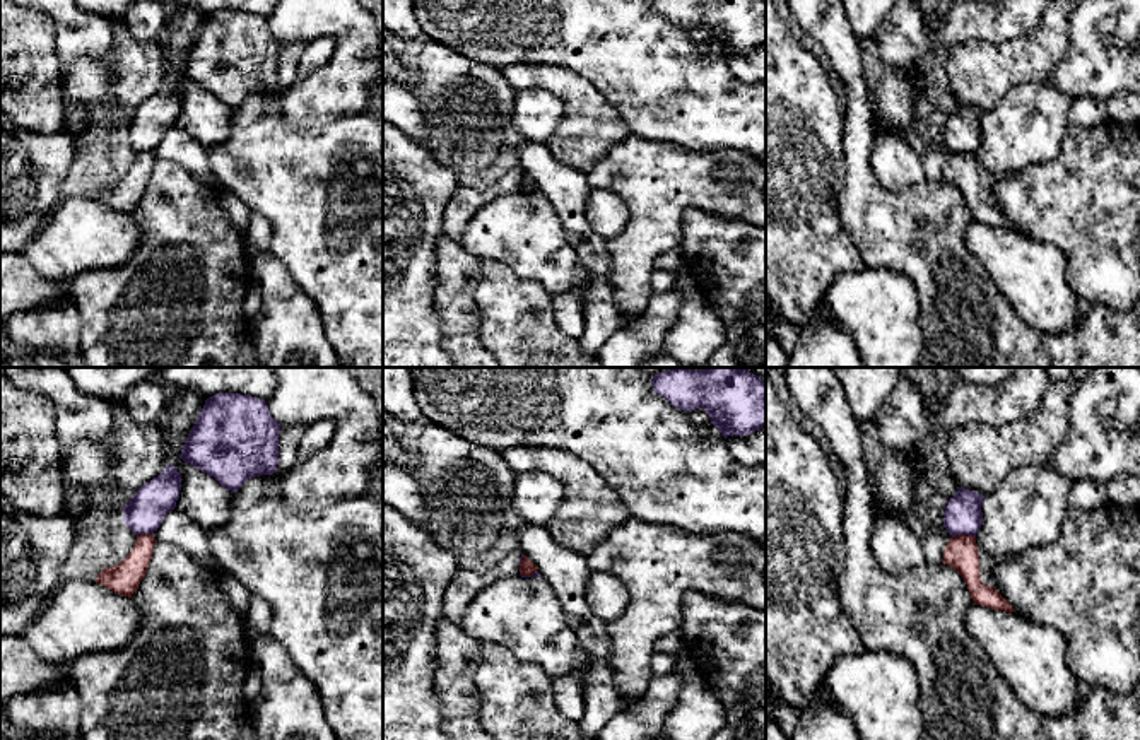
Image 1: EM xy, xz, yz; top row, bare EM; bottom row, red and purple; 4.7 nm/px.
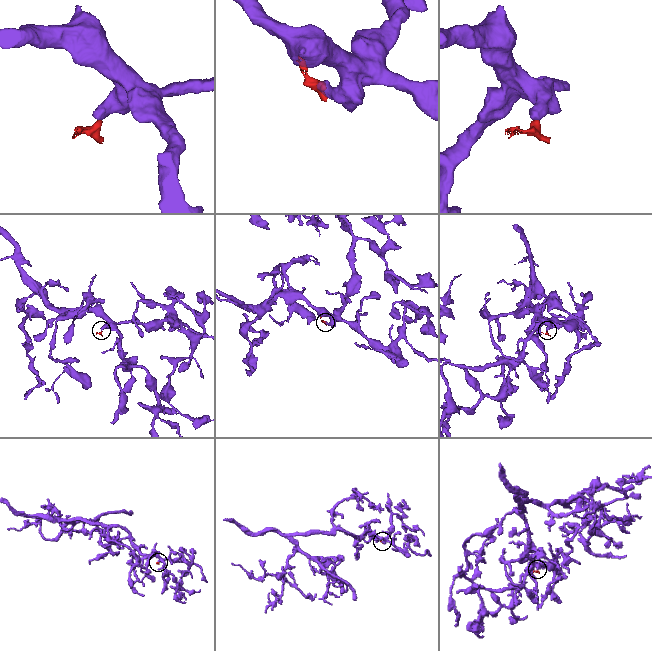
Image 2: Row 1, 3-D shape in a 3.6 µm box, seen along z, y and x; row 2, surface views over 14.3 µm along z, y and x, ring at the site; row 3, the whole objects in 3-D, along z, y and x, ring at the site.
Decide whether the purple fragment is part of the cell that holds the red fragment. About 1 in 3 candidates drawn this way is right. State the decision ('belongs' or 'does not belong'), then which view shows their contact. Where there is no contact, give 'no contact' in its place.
does not belong; meets red in yz

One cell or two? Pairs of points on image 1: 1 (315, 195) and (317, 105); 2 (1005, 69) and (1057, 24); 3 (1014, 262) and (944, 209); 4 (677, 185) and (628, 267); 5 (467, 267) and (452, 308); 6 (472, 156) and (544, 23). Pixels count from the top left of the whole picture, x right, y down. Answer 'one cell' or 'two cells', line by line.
1: two cells
2: one cell
3: two cells
4: one cell
5: one cell
6: two cells

